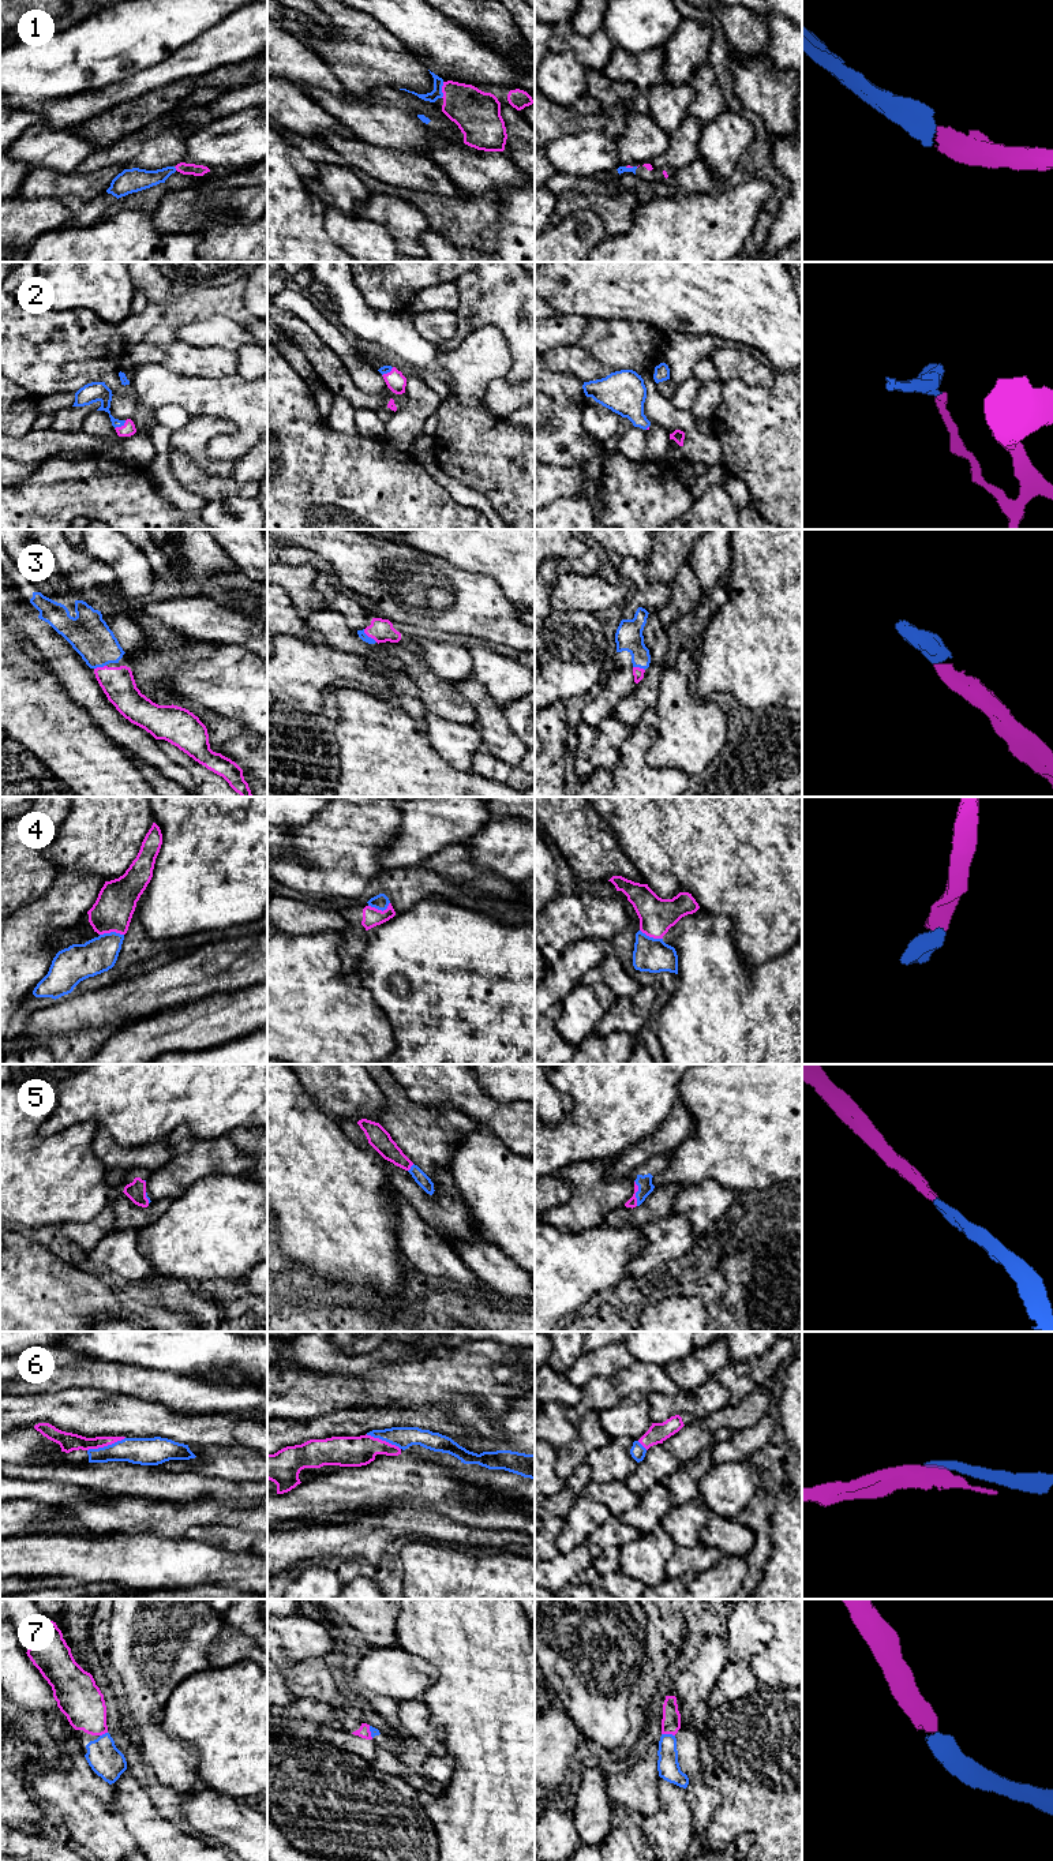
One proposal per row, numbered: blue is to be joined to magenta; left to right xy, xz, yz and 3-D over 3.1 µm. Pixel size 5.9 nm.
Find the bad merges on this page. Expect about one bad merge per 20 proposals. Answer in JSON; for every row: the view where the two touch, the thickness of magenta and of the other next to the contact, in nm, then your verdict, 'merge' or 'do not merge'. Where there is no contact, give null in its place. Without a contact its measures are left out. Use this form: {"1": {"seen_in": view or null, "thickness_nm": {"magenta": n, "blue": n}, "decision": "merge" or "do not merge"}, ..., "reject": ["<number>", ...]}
{"1": {"seen_in": "xz", "thickness_nm": {"magenta": 260, "blue": 70}, "decision": "merge"}, "2": {"seen_in": "xy", "thickness_nm": {"magenta": 80, "blue": 110}, "decision": "merge"}, "3": {"seen_in": "xz", "thickness_nm": {"magenta": 140, "blue": 50}, "decision": "merge"}, "4": {"seen_in": "xy", "thickness_nm": {"magenta": 240, "blue": 200}, "decision": "merge"}, "5": {"seen_in": "yz", "thickness_nm": {"magenta": 60, "blue": 90}, "decision": "merge"}, "6": {"seen_in": "xy", "thickness_nm": {"magenta": 110, "blue": 160}, "decision": "merge"}, "7": {"seen_in": "yz", "thickness_nm": {"magenta": 110, "blue": 130}, "decision": "merge"}, "reject": []}

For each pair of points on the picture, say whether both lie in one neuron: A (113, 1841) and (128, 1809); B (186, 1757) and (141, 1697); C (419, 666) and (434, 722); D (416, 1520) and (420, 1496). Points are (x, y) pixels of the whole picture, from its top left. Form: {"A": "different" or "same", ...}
{"A": "different", "B": "same", "C": "different", "D": "different"}

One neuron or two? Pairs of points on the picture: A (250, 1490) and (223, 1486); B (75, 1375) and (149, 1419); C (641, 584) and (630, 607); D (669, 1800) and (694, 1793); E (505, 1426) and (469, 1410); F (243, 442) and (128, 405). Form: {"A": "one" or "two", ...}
{"A": "one", "B": "two", "C": "one", "D": "two", "E": "one", "F": "two"}

